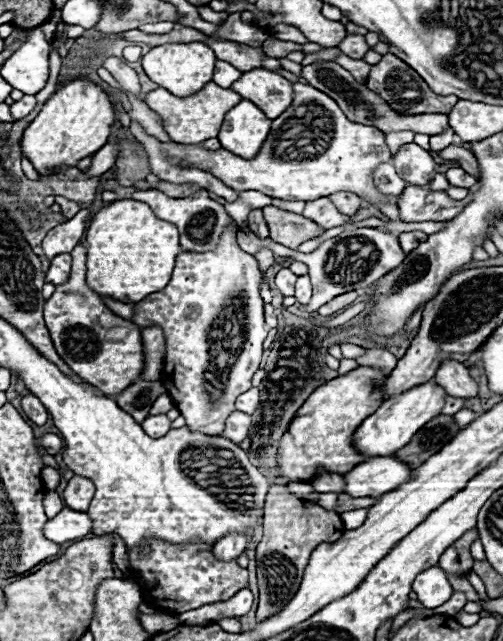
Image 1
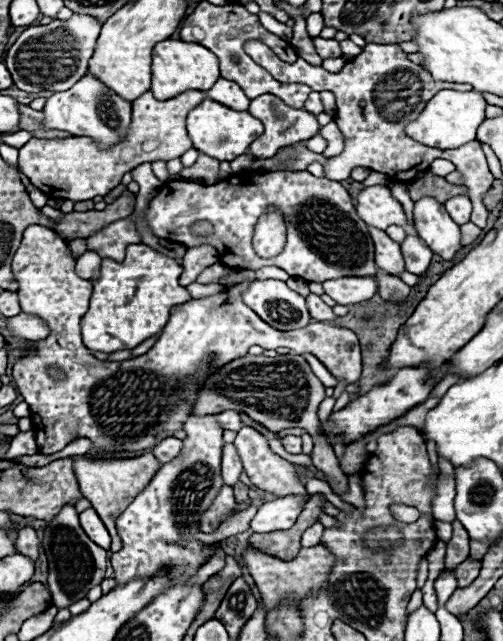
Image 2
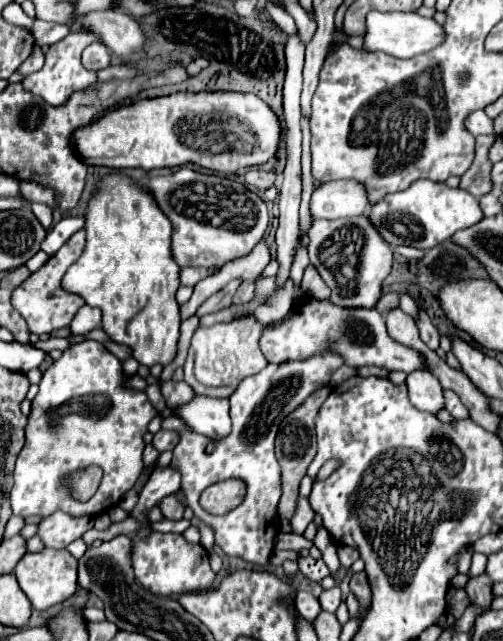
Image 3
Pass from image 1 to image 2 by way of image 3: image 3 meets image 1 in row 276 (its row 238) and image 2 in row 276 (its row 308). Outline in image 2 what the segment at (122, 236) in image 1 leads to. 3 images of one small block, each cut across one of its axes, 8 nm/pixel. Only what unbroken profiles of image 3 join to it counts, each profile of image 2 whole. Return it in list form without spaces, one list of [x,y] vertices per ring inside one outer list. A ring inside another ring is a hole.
[[[132,244],[126,248],[124,262],[102,260],[100,278],[94,282],[94,292],[90,298],[90,308],[82,316],[82,338],[84,344],[92,352],[116,352],[116,350],[132,350],[144,340],[162,334],[170,308],[190,300],[190,294],[184,286],[178,284],[182,274],[182,266],[146,246]]]

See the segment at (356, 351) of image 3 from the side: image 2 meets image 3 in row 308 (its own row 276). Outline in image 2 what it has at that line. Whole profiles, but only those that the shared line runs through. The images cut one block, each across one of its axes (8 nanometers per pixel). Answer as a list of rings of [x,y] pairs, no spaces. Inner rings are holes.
[[[302,170],[302,172],[272,172],[272,174],[248,172],[246,176],[242,176],[242,174],[230,176],[228,180],[222,180],[214,186],[172,180],[168,184],[164,184],[158,190],[158,194],[152,198],[152,202],[144,210],[144,218],[146,218],[146,224],[152,230],[152,234],[158,238],[180,242],[188,248],[200,246],[200,244],[212,244],[220,254],[220,262],[230,268],[258,270],[262,266],[278,266],[278,268],[286,270],[290,276],[304,278],[306,282],[326,282],[326,280],[344,278],[344,276],[360,276],[360,278],[376,276],[374,242],[368,234],[368,226],[358,218],[350,194],[346,192],[346,188],[340,186],[340,182],[334,182],[328,178],[316,178],[306,170]],[[268,206],[274,206],[284,214],[288,236],[286,236],[286,246],[278,256],[260,258],[254,252],[252,236],[254,236],[254,226],[256,226],[258,218],[266,212]],[[200,220],[208,220],[214,226],[214,232],[210,236],[194,236],[190,232],[190,226]]]

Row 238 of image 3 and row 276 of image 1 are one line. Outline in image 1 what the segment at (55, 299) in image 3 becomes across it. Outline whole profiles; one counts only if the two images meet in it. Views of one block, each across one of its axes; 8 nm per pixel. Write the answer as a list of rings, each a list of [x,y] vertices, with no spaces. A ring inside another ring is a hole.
[[[82,242],[70,252],[72,272],[68,282],[56,286],[52,298],[44,306],[44,320],[60,358],[84,382],[96,386],[104,394],[120,394],[136,382],[144,370],[142,328],[132,320],[116,316],[104,300],[86,286],[86,246]]]

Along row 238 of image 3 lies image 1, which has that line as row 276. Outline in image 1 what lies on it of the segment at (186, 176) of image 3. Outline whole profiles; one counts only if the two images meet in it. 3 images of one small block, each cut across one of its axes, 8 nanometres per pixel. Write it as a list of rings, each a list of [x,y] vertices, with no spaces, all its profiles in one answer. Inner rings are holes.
[[[228,228],[228,230],[224,230],[222,240],[220,240],[220,244],[218,244],[218,248],[216,248],[214,252],[204,252],[204,254],[182,252],[182,254],[178,254],[178,258],[176,258],[176,268],[174,268],[174,274],[172,274],[172,280],[168,282],[168,286],[166,286],[164,290],[160,290],[160,292],[148,294],[146,298],[142,298],[140,302],[134,304],[134,306],[136,306],[136,314],[134,314],[134,318],[132,318],[134,324],[138,324],[138,326],[142,326],[142,328],[152,326],[152,324],[158,324],[158,326],[164,330],[164,336],[166,336],[166,358],[164,358],[162,384],[166,386],[166,390],[168,390],[168,394],[172,396],[176,408],[178,408],[180,414],[186,418],[186,426],[188,426],[192,432],[200,432],[200,434],[206,434],[206,436],[222,436],[226,418],[236,410],[236,406],[234,406],[236,398],[238,398],[242,392],[246,392],[246,390],[252,388],[252,382],[250,382],[250,380],[252,380],[254,372],[256,372],[258,366],[260,366],[262,342],[264,342],[264,338],[266,338],[266,334],[268,334],[266,328],[264,328],[264,308],[262,308],[264,302],[262,302],[260,290],[258,290],[260,282],[262,282],[262,274],[260,274],[260,270],[258,270],[256,258],[254,258],[252,254],[240,250],[240,246],[238,246],[238,242],[236,242],[234,230]]]

